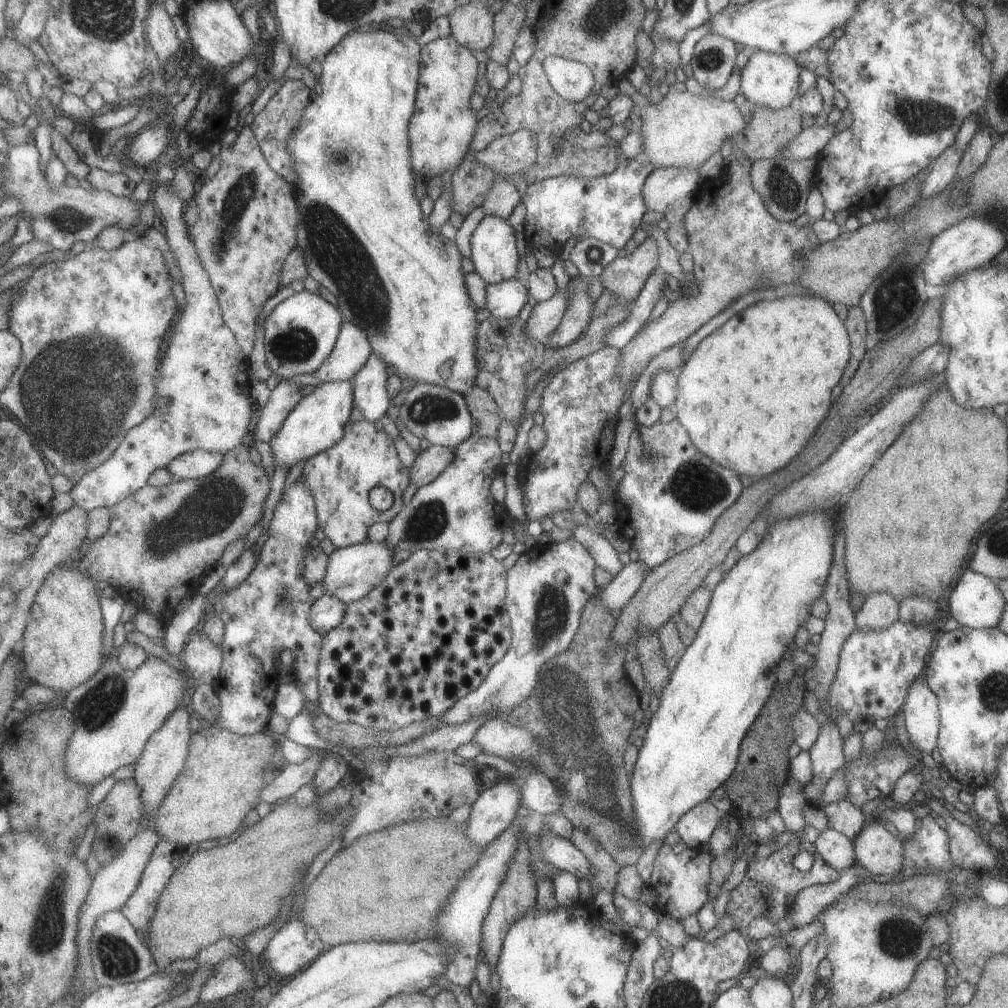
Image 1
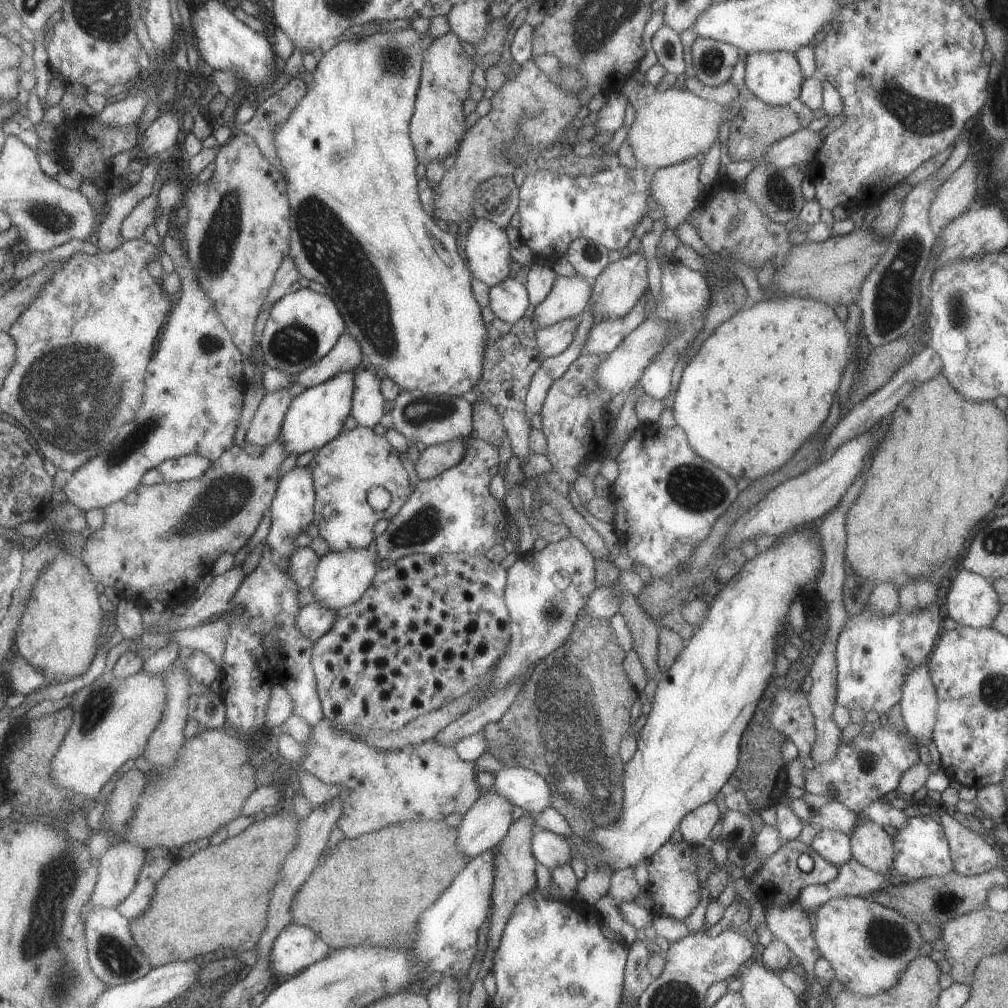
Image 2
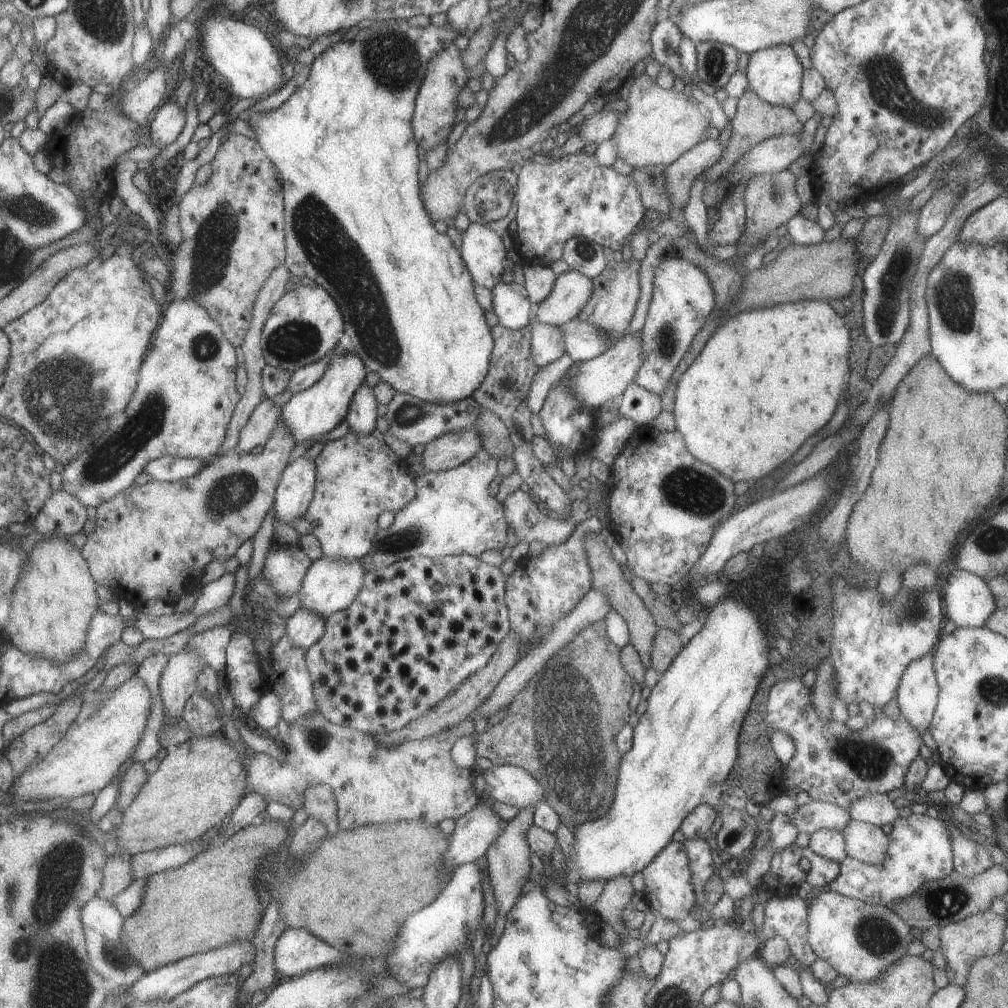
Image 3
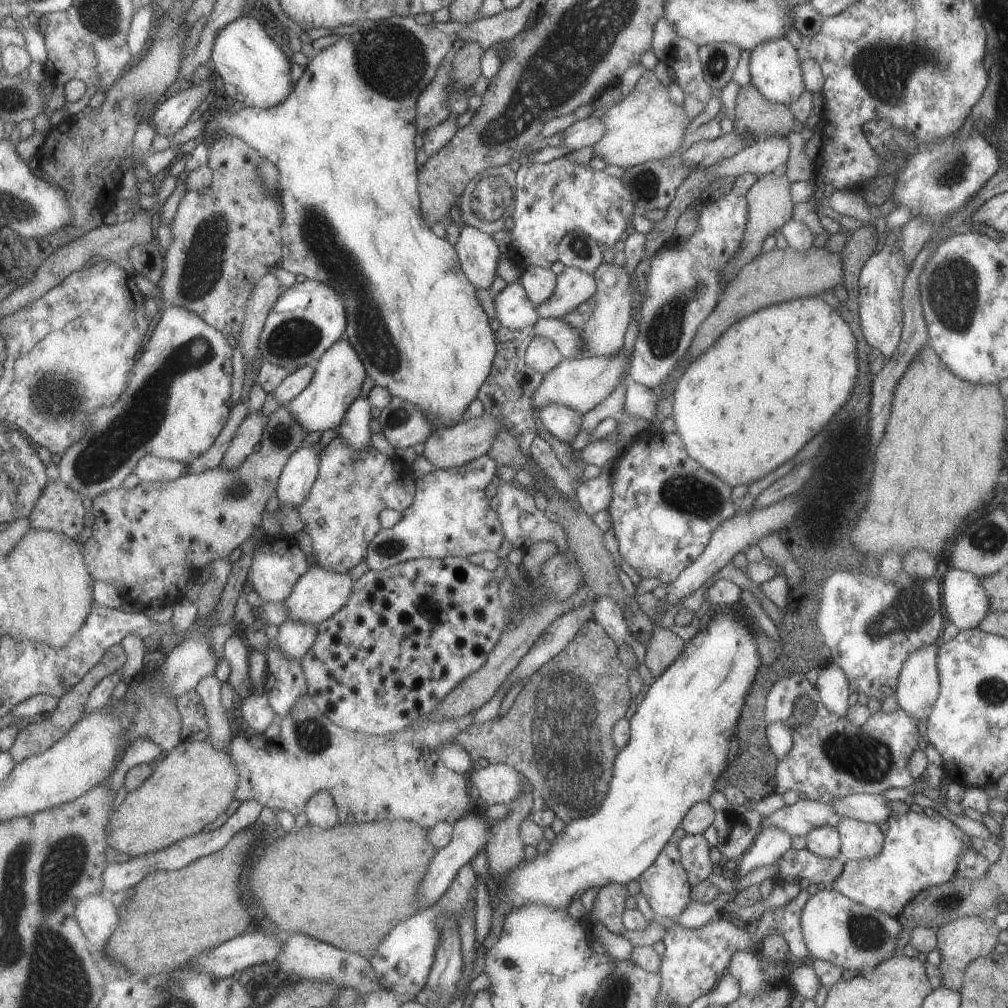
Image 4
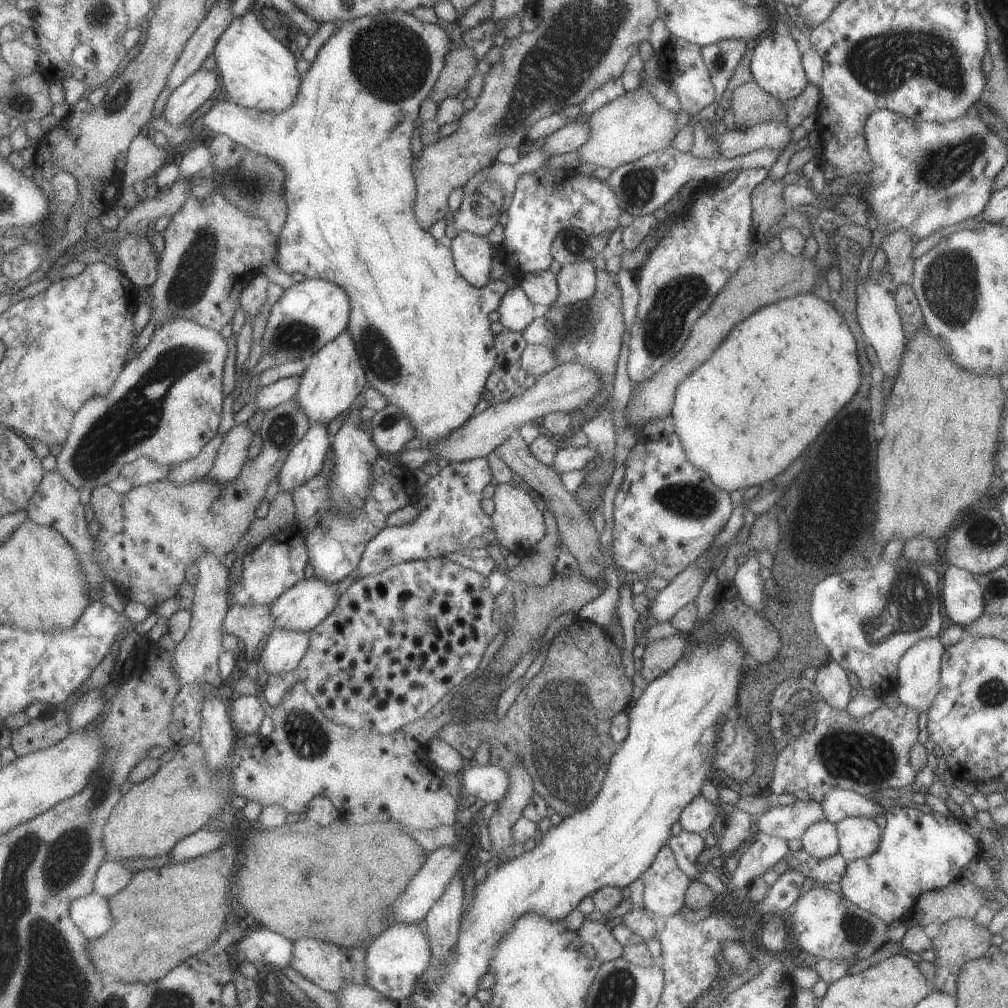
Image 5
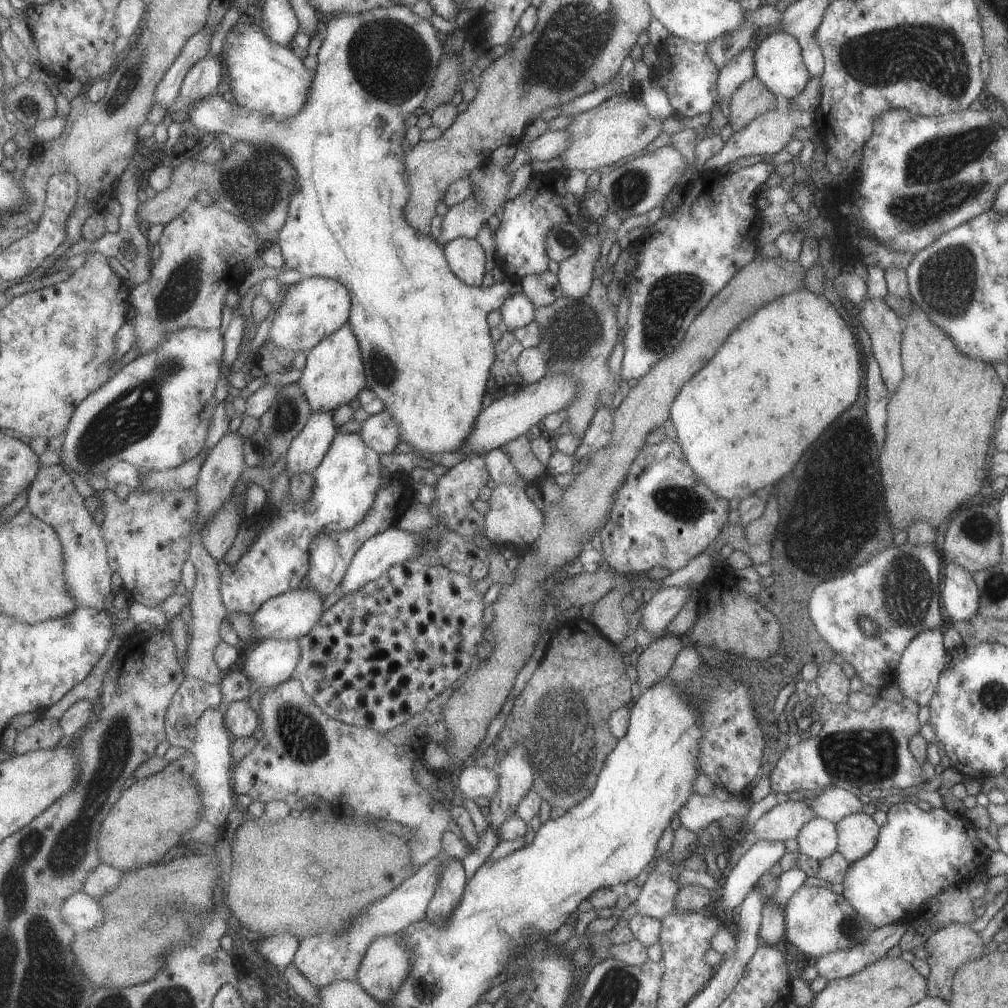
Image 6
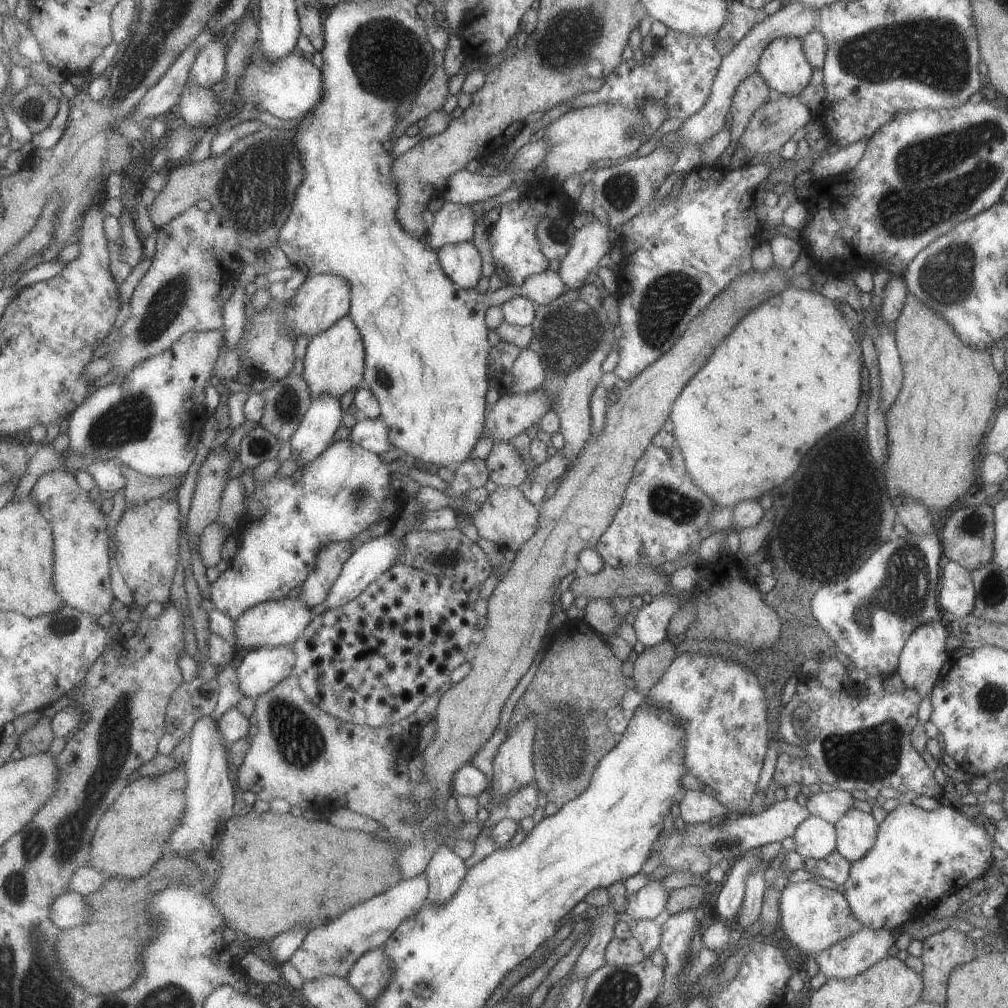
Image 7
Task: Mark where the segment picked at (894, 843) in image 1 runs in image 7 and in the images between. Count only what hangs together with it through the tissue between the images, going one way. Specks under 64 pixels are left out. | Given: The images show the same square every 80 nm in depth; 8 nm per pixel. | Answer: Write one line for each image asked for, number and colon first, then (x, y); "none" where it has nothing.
2: (870, 846)
3: (865, 842)
4: (858, 840)
5: (857, 837)
6: (857, 833)
7: (855, 831)

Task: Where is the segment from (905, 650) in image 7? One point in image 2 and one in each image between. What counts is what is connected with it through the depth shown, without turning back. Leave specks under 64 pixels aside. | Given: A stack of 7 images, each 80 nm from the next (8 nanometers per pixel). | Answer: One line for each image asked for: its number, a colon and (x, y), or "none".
2: (918, 703)
3: (917, 693)
4: (917, 688)
5: (918, 680)
6: (920, 664)

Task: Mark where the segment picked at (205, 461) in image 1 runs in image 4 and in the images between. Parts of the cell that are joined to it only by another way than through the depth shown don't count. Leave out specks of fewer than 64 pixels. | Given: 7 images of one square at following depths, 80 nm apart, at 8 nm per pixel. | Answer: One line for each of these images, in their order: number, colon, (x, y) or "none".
2: (182, 468)
3: (167, 468)
4: (149, 468)

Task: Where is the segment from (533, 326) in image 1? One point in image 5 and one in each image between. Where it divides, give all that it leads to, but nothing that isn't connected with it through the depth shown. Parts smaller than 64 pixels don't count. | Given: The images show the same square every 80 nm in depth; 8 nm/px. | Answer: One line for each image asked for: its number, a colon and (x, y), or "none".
2: (567, 299)
3: (571, 290)
4: (573, 286)
5: (575, 282)

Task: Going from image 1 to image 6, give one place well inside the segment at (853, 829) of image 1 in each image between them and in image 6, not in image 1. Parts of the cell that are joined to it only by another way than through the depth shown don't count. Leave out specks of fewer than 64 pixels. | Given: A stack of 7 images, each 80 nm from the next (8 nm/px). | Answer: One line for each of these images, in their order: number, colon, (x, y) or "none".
2: (833, 816)
3: (815, 815)
4: (798, 819)
5: (788, 822)
6: (783, 821)

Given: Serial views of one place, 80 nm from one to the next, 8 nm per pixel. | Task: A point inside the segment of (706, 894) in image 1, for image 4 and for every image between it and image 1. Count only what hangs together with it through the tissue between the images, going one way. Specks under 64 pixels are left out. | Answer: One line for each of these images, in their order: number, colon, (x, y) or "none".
2: (672, 882)
3: (668, 892)
4: (664, 884)

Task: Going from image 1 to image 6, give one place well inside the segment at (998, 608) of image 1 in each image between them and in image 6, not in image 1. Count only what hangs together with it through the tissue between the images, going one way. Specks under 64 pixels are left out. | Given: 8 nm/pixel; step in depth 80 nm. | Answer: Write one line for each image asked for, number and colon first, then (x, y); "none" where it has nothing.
2: (970, 601)
3: (968, 603)
4: (966, 603)
5: (962, 598)
6: (959, 595)

